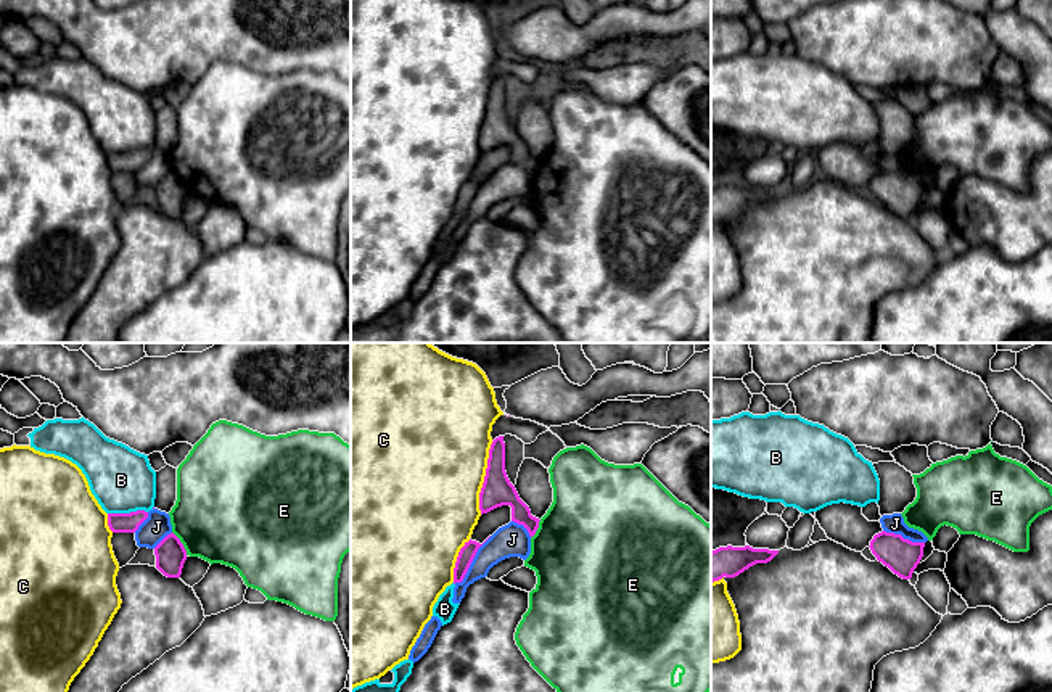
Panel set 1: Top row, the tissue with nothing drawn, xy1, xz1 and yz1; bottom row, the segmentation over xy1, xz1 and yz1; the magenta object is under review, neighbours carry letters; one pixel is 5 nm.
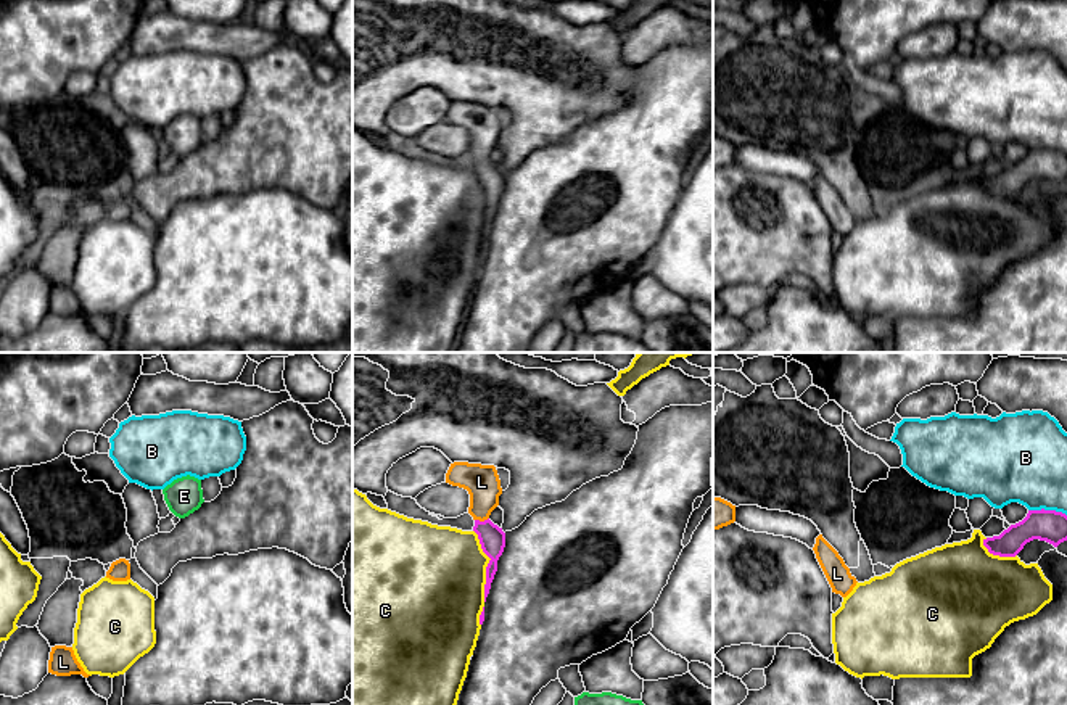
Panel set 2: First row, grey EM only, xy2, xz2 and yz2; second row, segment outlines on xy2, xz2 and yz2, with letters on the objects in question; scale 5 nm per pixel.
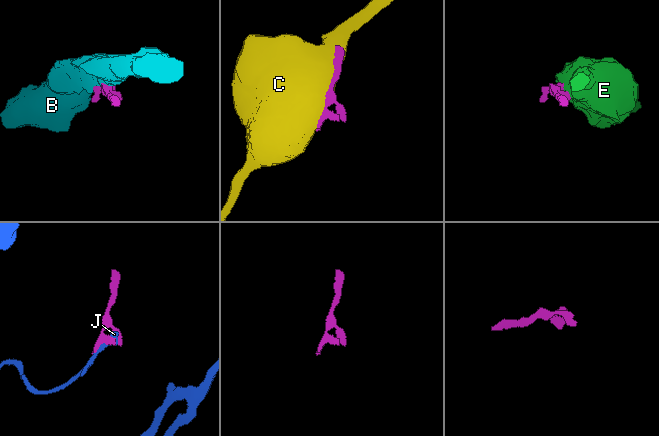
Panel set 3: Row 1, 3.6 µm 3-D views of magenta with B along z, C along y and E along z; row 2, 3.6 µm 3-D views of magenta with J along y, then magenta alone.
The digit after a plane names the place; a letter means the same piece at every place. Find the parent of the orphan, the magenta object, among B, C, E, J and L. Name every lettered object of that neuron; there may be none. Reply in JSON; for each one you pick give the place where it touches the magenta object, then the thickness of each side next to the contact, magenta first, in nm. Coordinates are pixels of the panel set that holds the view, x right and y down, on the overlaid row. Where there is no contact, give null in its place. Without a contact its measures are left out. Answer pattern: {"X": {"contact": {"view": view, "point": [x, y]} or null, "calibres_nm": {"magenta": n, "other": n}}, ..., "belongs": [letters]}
{"L": {"contact": {"view": "xz2", "point": [482, 522]}, "calibres_nm": {"magenta": 130, "other": 170}}, "belongs": ["L"]}

